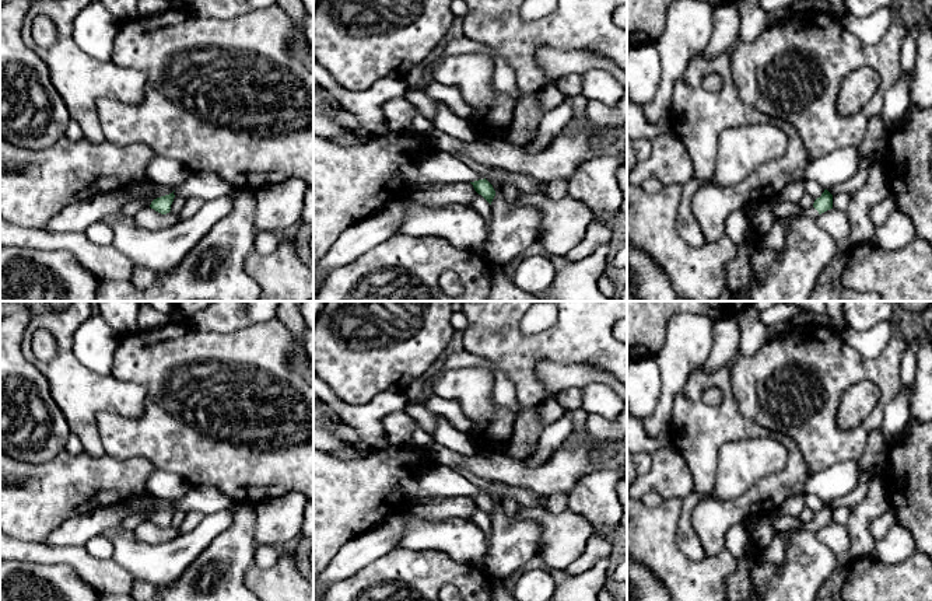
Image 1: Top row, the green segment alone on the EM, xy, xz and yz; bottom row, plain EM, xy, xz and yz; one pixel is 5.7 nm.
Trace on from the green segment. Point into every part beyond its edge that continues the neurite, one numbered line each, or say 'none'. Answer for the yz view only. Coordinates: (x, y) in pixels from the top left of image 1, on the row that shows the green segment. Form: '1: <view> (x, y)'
1: yz (774, 240)

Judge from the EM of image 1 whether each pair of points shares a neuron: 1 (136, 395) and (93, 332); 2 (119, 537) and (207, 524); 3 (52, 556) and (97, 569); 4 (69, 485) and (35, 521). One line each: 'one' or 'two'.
1: two
2: one
3: one
4: one

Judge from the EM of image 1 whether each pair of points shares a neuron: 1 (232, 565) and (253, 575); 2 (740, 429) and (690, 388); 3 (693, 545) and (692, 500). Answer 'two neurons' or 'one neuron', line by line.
1: two neurons
2: one neuron
3: one neuron

